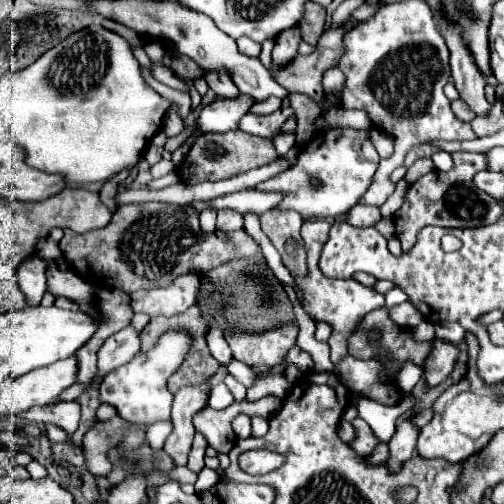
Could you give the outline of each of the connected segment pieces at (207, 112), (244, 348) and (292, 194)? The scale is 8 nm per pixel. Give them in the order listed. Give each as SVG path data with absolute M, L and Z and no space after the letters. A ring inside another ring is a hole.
M240 95L238 99L216 99L204 105L198 113L192 135L224 133L238 127L238 119L250 109L250 99Z
M288 321L262 333L246 335L246 331L228 331L230 335L226 335L226 341L236 359L244 361L250 367L284 365L284 377L288 379L288 383L296 383L298 379L302 379L302 371L292 363L286 363L286 355L296 345L298 331L298 323Z
M338 127L316 133L298 153L294 167L254 185L256 191L280 191L284 199L276 209L298 211L308 217L338 217L350 211L370 187L380 157L370 141L369 130ZM318 181L318 183L314 183Z

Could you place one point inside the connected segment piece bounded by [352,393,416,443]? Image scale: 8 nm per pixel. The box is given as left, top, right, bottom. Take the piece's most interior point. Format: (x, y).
(382, 419)

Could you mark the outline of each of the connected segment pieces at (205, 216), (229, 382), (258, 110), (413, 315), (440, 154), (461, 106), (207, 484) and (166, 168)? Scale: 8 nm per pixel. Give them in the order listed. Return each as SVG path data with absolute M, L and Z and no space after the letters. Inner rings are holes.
M202 211L202 215L200 215L200 227L206 233L214 233L216 231L216 213L214 211Z
M226 375L226 379L224 379L224 383L226 383L226 387L230 389L230 393L234 395L234 399L236 401L244 401L244 395L246 395L246 387L236 379L236 377L232 377L232 375Z
M272 96L266 99L266 101L255 103L249 110L249 113L256 115L270 114L280 108L281 105L282 101L279 100L277 97Z
M410 303L394 305L394 307L388 309L388 313L390 313L390 319L402 328L414 328L424 320L422 313L414 307L410 307ZM395 309L398 309L398 311ZM393 315L394 317L392 317Z
M436 151L432 155L432 161L434 161L434 165L436 165L438 171L448 171L452 167L452 157L446 151Z
M460 99L452 102L451 108L454 114L464 122L470 122L476 116L470 107Z
M205 466L197 475L197 481L194 485L196 493L209 489L218 482L219 478L217 471Z
M162 159L162 161L158 161L156 165L152 165L152 167L150 167L150 173L152 173L152 177L154 177L154 179L158 179L158 177L164 177L166 173L170 173L172 169L174 169L174 163L172 163L172 161Z

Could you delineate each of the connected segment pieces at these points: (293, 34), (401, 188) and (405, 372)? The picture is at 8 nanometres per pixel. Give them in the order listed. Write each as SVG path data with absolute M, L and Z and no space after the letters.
M290 27L288 31L282 31L276 37L276 45L274 45L274 51L272 51L274 65L282 65L282 63L288 63L290 59L294 59L300 41L302 41L300 27Z
M404 178L397 182L396 191L380 207L383 217L391 218L398 211L404 201L408 185Z
M404 365L404 369L400 371L400 375L396 379L396 385L404 393L408 393L408 391L412 391L412 387L418 383L420 377L422 377L422 369L418 365Z

